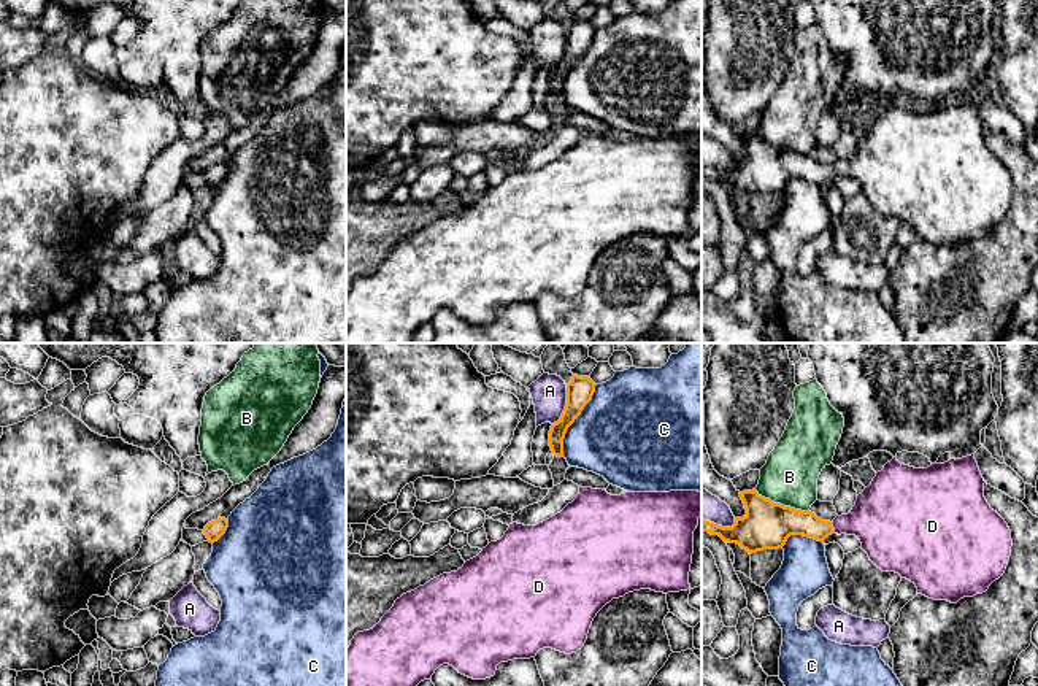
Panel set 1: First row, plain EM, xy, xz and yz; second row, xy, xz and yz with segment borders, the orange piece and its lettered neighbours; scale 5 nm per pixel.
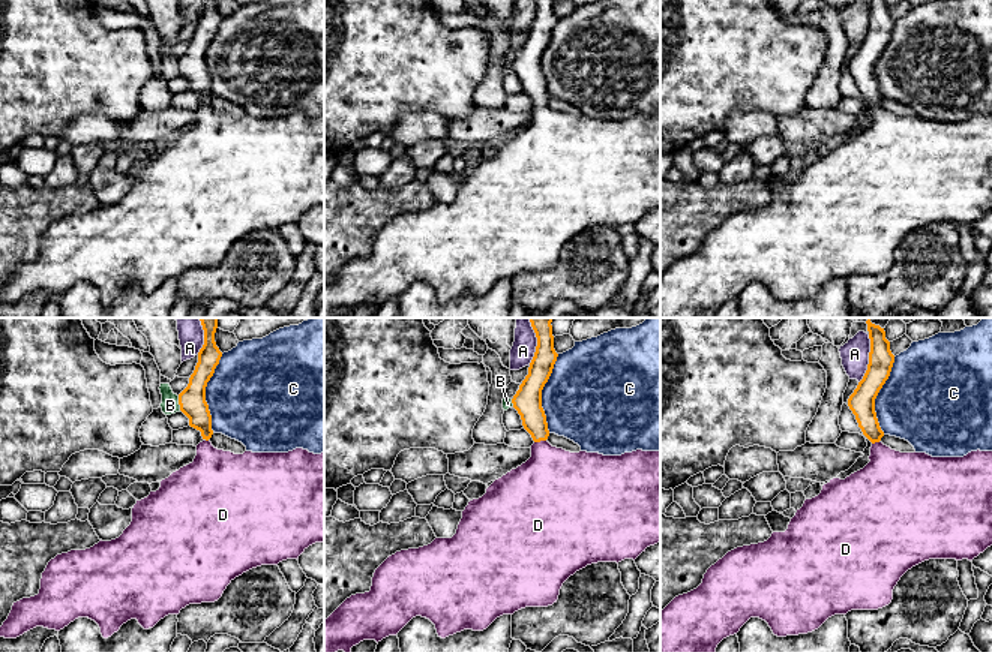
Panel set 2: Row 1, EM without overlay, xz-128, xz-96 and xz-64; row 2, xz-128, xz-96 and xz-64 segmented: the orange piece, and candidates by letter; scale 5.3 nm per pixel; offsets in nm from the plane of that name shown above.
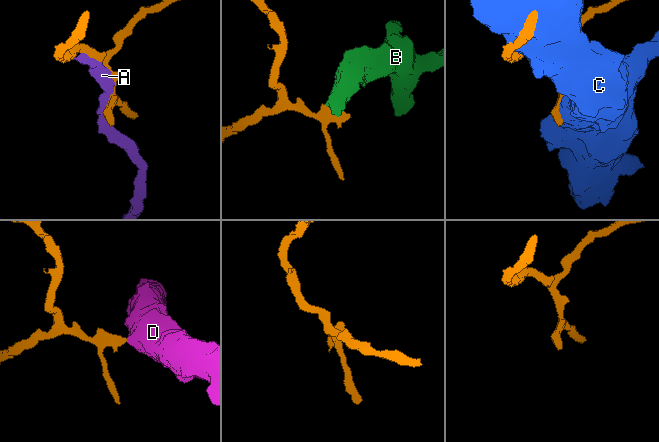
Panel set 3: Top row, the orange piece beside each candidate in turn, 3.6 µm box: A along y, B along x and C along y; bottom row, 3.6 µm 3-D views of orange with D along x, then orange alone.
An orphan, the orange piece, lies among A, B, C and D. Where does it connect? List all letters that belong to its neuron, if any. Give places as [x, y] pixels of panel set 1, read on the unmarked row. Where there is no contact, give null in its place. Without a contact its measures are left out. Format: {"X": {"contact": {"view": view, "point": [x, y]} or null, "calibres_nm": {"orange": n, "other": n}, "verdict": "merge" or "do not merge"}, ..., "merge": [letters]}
{"A": {"contact": {"view": "xz", "point": [565, 50]}, "calibres_nm": {"orange": 140, "other": 180}, "verdict": "do not merge"}, "B": {"contact": {"view": "yz", "point": [780, 148]}, "calibres_nm": {"orange": 240, "other": 280}, "verdict": "do not merge"}, "C": {"contact": {"view": "xz", "point": [573, 65]}, "calibres_nm": {"orange": 140, "other": 460}, "verdict": "do not merge"}, "D": {"contact": {"view": "yz", "point": [832, 172]}, "calibres_nm": {"orange": 160, "other": 300}, "verdict": "merge"}, "merge": ["D"]}

